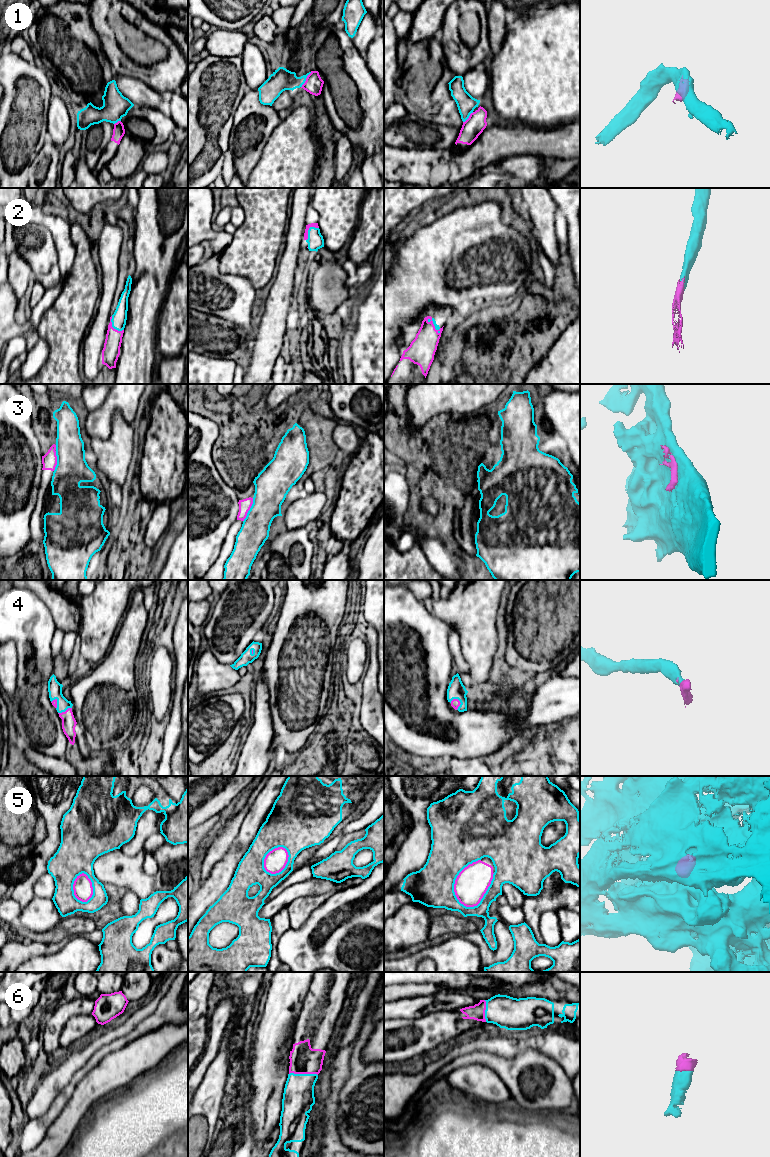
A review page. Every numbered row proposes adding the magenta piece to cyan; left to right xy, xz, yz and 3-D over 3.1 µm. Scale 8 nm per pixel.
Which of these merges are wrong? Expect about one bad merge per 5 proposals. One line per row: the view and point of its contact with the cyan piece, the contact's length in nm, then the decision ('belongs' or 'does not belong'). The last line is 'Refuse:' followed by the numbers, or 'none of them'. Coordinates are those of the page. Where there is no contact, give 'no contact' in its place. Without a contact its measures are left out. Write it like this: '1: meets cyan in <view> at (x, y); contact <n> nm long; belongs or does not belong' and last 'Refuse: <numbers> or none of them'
1: meets cyan in xz at (305, 80); contact 150 nm long; does not belong
2: meets cyan in xy at (113, 327); contact 160 nm long; belongs
3: meets cyan in xz at (249, 510); contact 200 nm long; does not belong
4: meets cyan in yz at (460, 702); contact 100 nm long; belongs
5: meets cyan in yz at (455, 879); contact 400 nm long; does not belong
6: meets cyan in xz at (303, 1074); contact 240 nm long; belongs
Refuse: 1, 3, 5

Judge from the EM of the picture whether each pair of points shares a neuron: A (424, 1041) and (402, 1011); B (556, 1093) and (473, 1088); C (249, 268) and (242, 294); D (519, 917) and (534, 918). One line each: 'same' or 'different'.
A: different
B: different
C: different
D: different

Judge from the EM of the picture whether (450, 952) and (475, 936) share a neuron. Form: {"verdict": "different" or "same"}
{"verdict": "different"}

